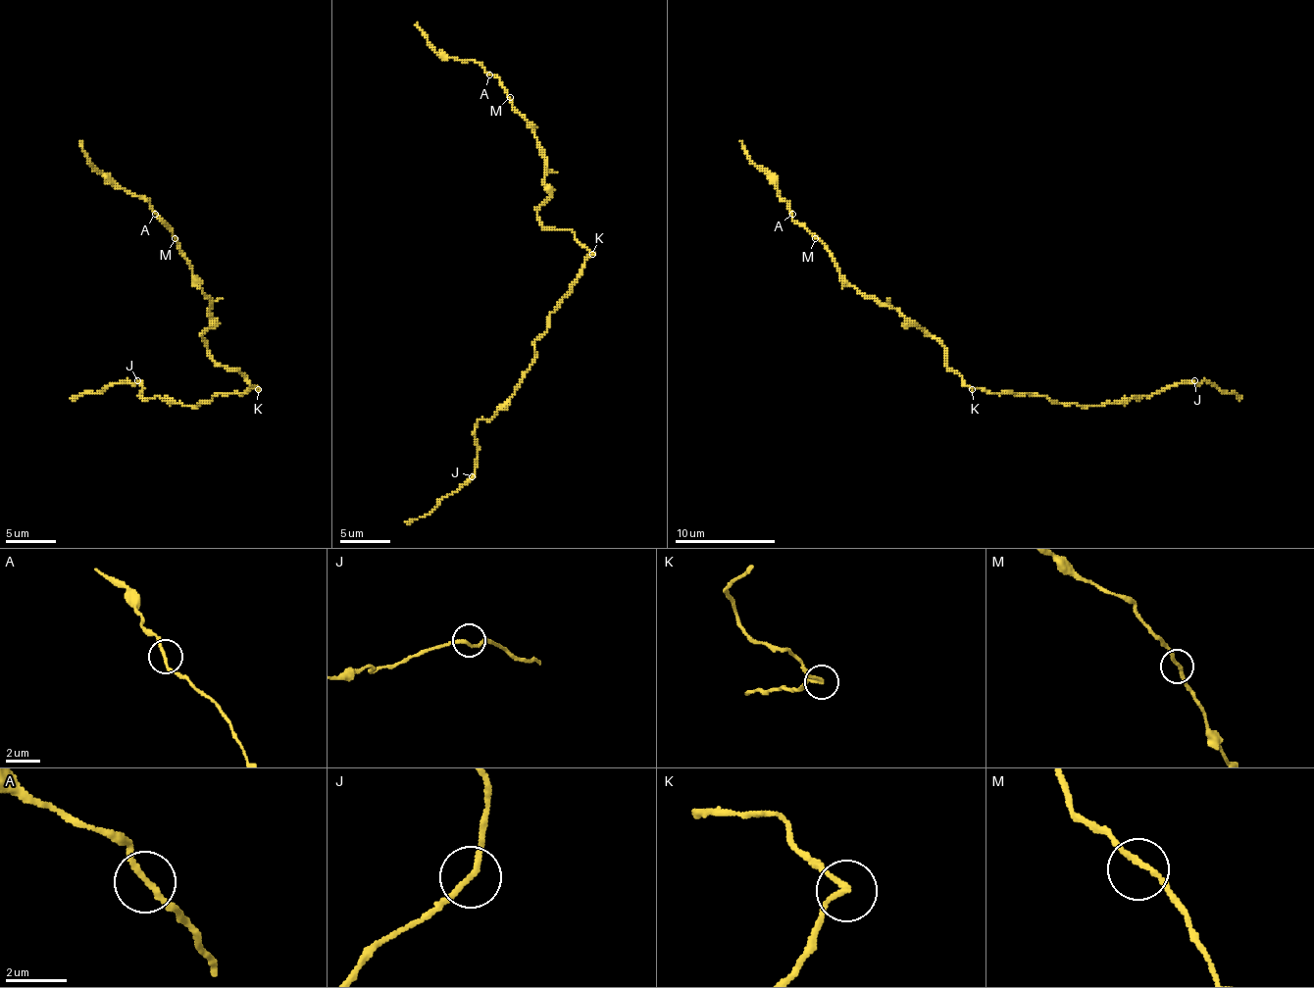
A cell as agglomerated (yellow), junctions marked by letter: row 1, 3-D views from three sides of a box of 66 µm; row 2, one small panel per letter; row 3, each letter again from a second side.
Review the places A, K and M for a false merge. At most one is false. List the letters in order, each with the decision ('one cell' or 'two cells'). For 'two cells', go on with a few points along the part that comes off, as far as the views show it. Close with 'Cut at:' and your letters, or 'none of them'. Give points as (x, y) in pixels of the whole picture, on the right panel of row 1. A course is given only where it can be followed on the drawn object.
A: one cell
K: two cells; course (972, 388), (1044, 396), (1059, 403), (1104, 406), (1125, 403), (1135, 396), (1137, 398), (1207, 380), (1239, 398)
M: one cell
Cut at: K

